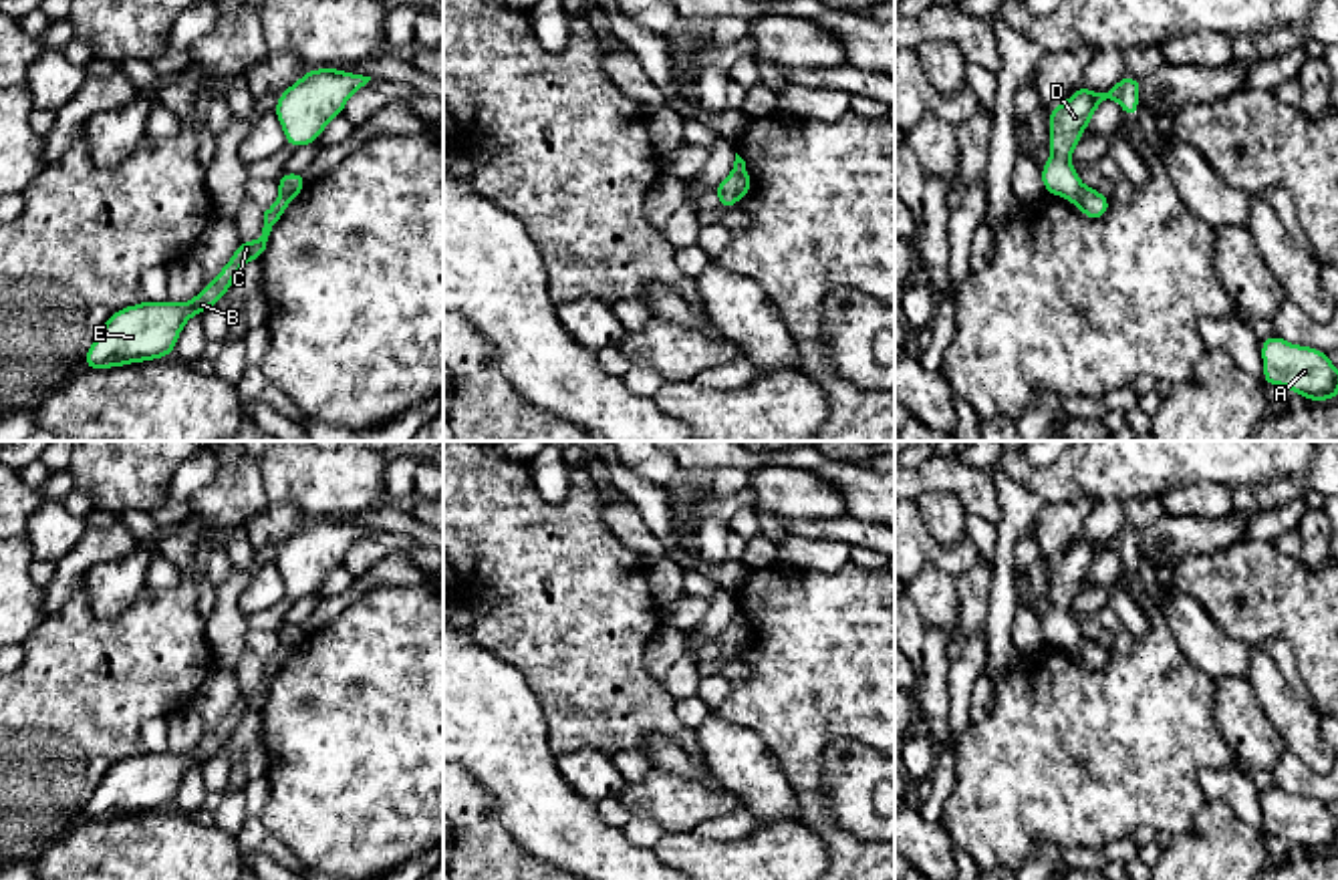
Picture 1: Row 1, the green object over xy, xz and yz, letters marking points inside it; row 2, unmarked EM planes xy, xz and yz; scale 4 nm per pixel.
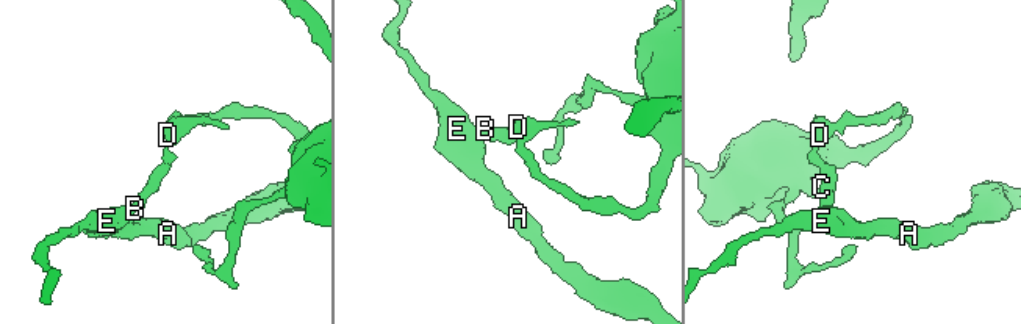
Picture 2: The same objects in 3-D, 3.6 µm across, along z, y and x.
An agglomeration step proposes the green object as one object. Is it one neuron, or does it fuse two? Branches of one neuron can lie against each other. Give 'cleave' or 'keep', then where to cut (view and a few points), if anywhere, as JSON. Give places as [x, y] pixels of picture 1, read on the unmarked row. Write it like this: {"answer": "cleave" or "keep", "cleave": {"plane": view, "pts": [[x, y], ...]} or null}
{"answer": "cleave", "cleave": {"plane": "yz", "pts": [[1085, 639], [1073, 651]]}}

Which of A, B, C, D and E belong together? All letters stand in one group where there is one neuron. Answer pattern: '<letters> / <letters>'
A B C E / D

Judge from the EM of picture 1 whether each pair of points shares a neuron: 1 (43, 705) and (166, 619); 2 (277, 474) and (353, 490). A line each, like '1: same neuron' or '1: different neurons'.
1: same neuron
2: same neuron

